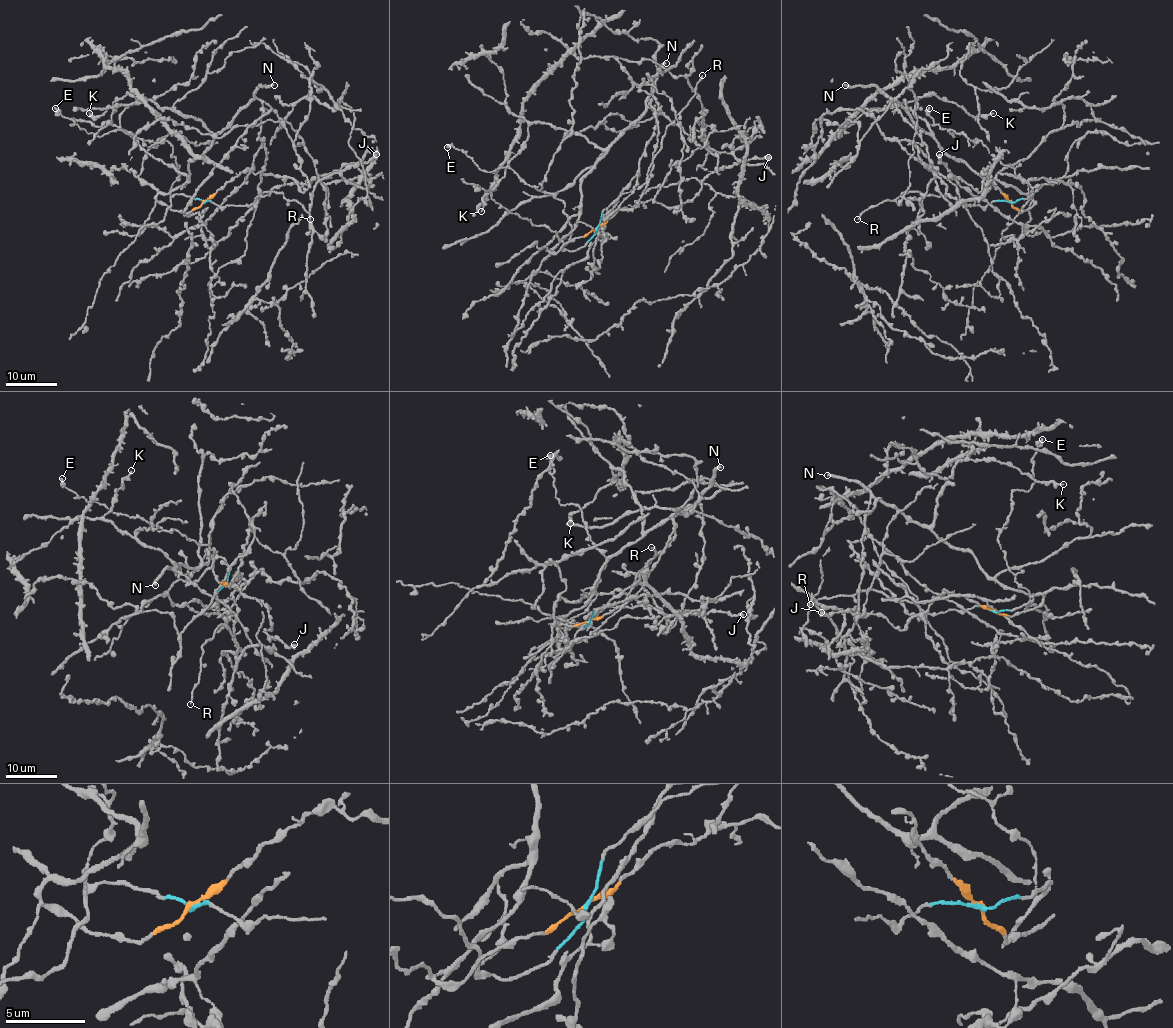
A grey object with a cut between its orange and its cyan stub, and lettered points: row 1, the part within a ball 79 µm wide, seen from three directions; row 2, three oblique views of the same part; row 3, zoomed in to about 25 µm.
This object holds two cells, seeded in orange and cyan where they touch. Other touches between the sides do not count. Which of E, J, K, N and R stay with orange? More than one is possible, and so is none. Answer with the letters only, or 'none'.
J, K, N

